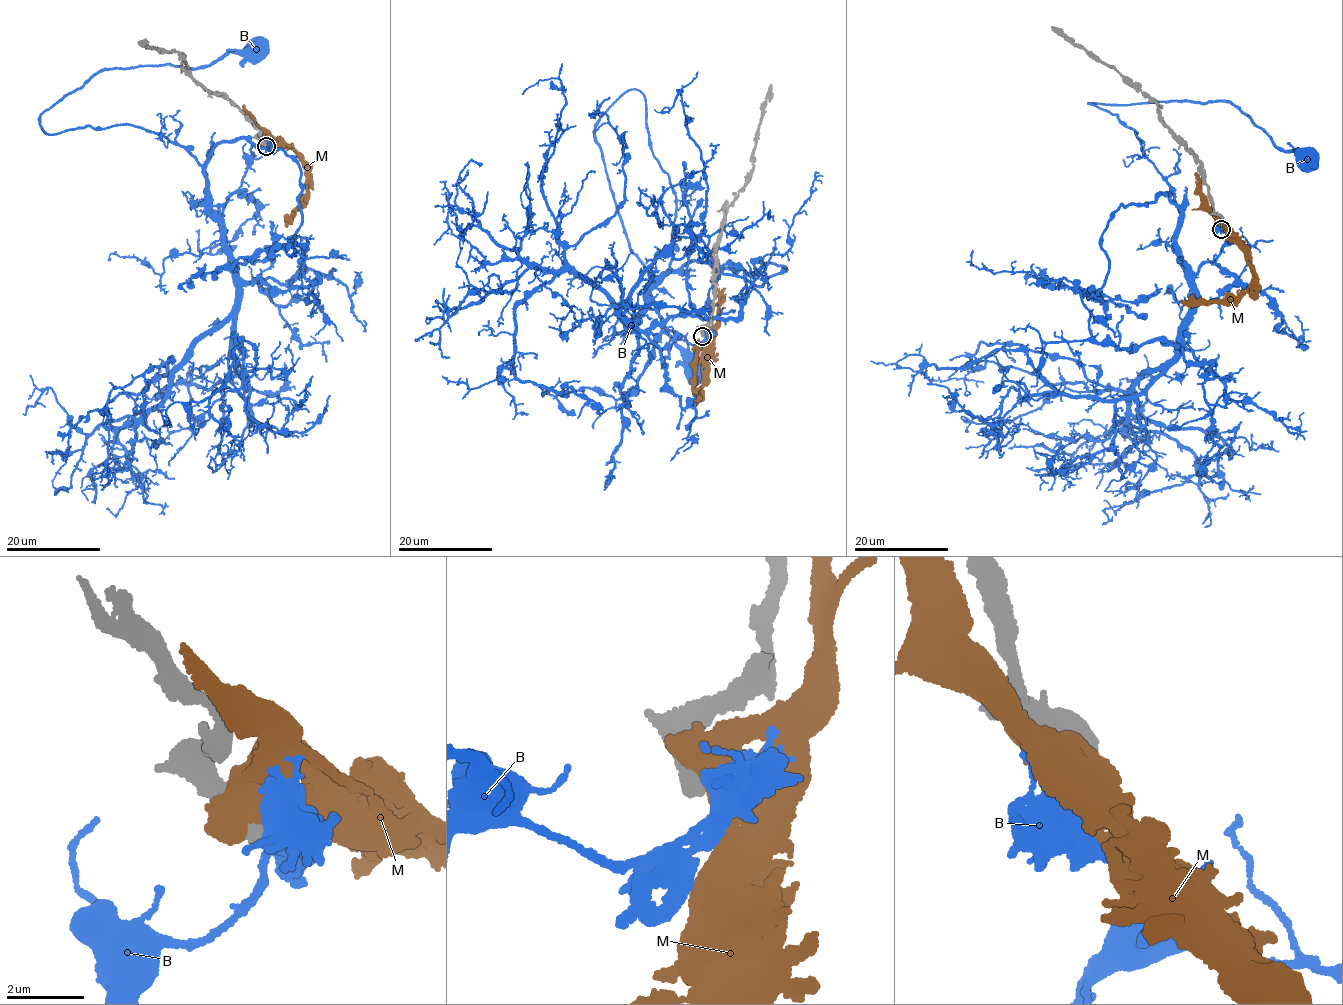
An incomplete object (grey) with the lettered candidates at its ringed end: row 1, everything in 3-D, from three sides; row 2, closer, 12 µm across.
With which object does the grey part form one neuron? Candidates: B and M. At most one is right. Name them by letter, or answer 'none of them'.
none of them

